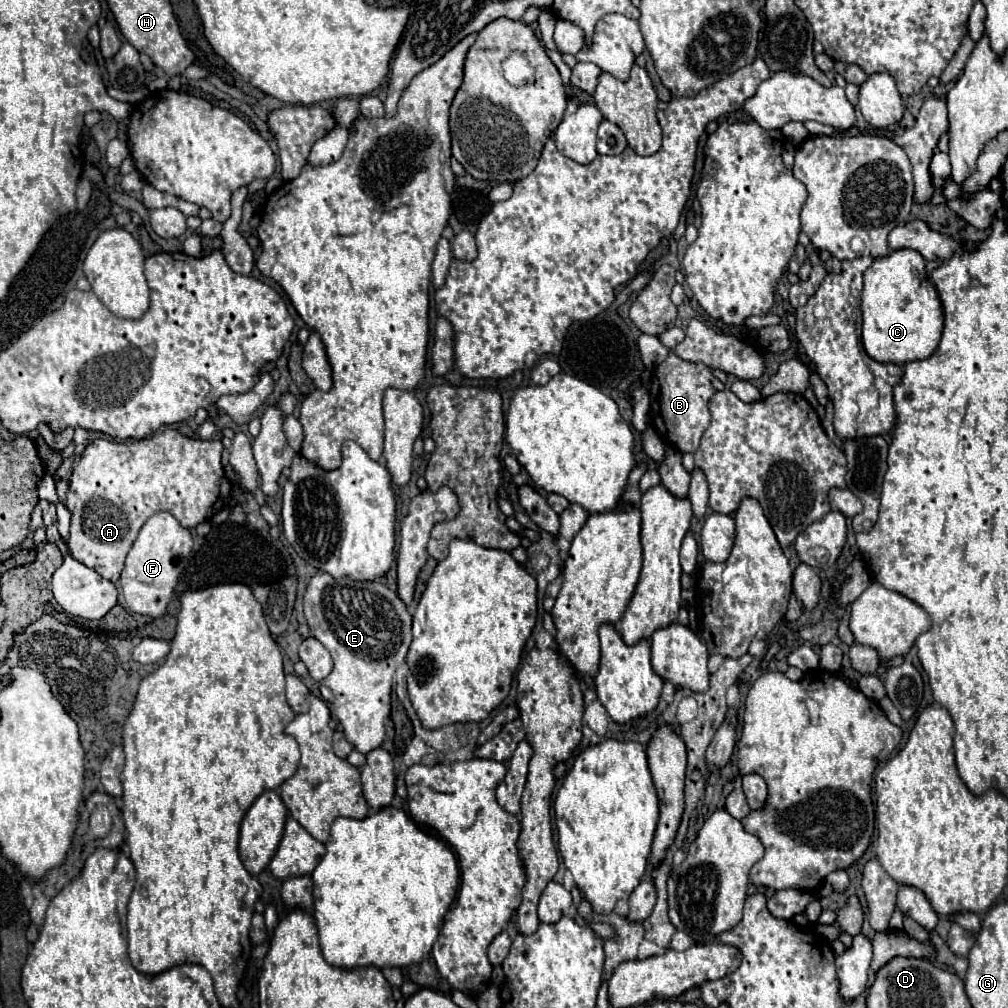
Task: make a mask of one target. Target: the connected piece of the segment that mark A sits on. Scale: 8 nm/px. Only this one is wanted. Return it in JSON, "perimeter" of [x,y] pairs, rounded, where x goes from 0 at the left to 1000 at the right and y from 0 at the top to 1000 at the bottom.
{"perimeter":[[[167,424],[131,439],[109,436],[87,439],[71,465],[65,493],[65,503],[71,507],[67,539],[71,553],[115,578],[123,555],[149,511],[167,507],[187,525],[206,517],[228,497],[230,487],[220,463],[220,445],[216,436],[188,436]]]}

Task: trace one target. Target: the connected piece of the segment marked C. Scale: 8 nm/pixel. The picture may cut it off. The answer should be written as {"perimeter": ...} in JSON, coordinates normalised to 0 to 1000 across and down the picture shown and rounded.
{"perimeter":[[[891,247],[867,257],[857,271],[855,287],[855,342],[873,360],[897,362],[919,356],[933,340],[937,309],[931,289],[919,271],[919,259],[911,249]]]}

